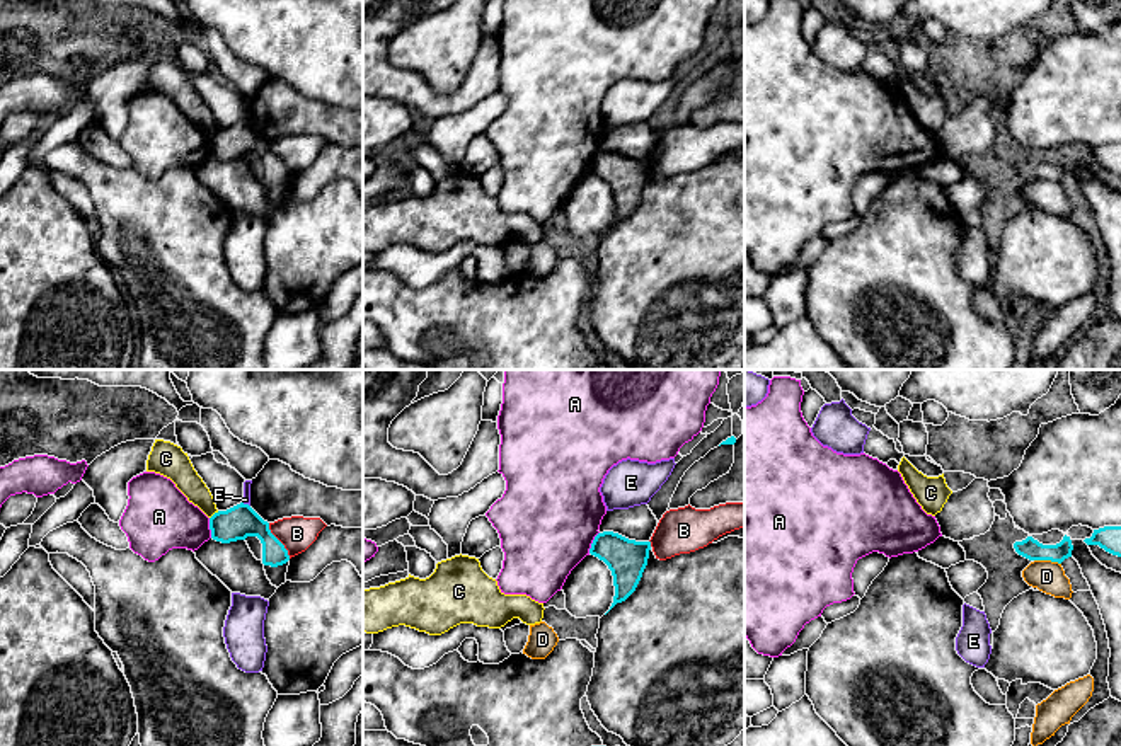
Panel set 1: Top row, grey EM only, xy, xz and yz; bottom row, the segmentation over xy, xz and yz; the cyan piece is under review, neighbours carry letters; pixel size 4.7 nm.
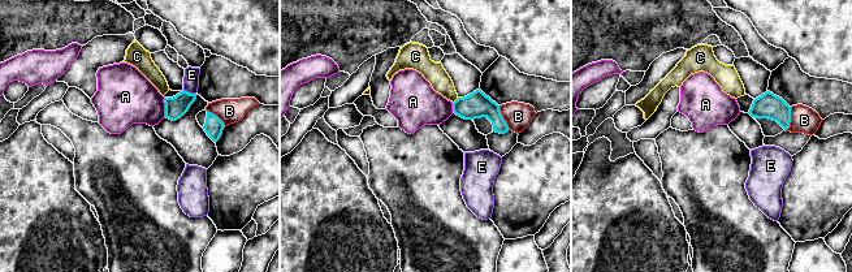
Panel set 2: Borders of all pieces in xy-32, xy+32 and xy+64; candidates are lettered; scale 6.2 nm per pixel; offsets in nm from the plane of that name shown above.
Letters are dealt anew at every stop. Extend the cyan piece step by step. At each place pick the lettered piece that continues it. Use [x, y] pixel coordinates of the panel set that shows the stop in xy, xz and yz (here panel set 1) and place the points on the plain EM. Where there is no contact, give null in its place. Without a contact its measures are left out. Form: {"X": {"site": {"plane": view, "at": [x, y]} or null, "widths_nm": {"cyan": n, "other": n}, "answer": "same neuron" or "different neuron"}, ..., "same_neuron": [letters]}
{"A": {"site": {"plane": "xz", "at": [593, 160]}, "widths_nm": {"cyan": 190, "other": 480}, "answer": "different neuron"}, "B": {"site": {"plane": "xy", "at": [278, 159]}, "widths_nm": {"cyan": 160, "other": 170}, "answer": "different neuron"}, "C": {"site": {"plane": "xy", "at": [213, 133]}, "widths_nm": {"cyan": 160, "other": 120}, "answer": "different neuron"}, "D": {"site": {"plane": "yz", "at": [1048, 177]}, "widths_nm": {"cyan": 100, "other": 150}, "answer": "different neuron"}, "E": {"site": {"plane": "xy", "at": [246, 123]}, "widths_nm": {"cyan": 160, "other": 50}, "answer": "different neuron"}, "same_neuron": []}

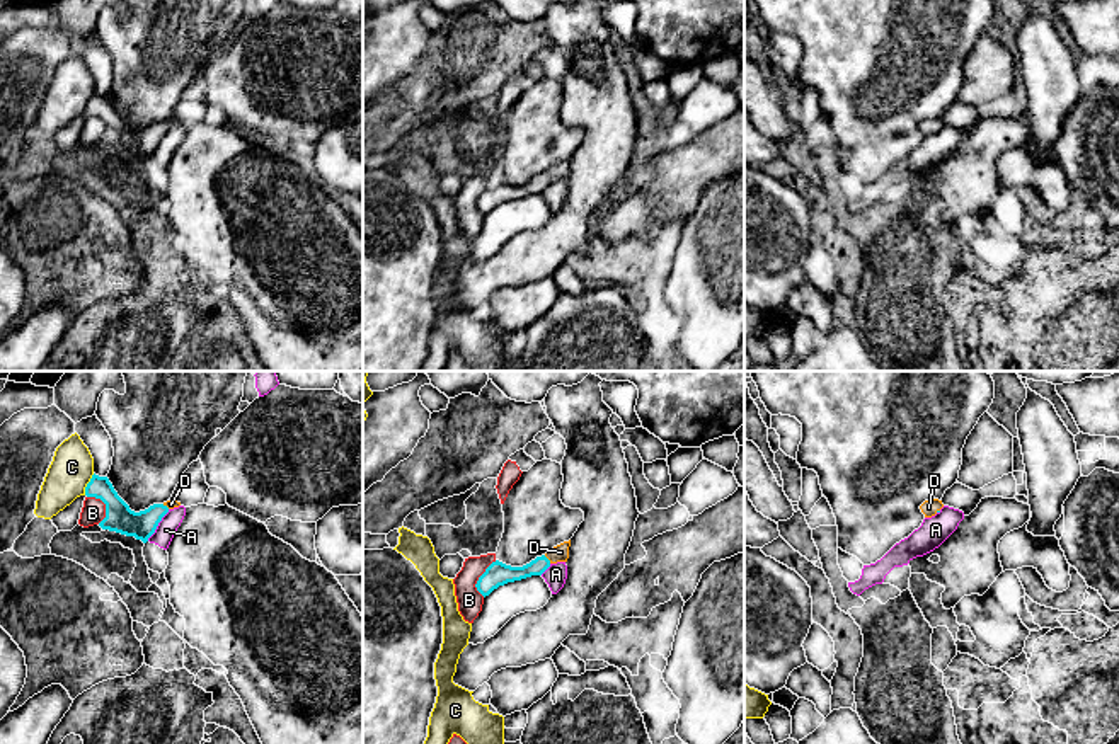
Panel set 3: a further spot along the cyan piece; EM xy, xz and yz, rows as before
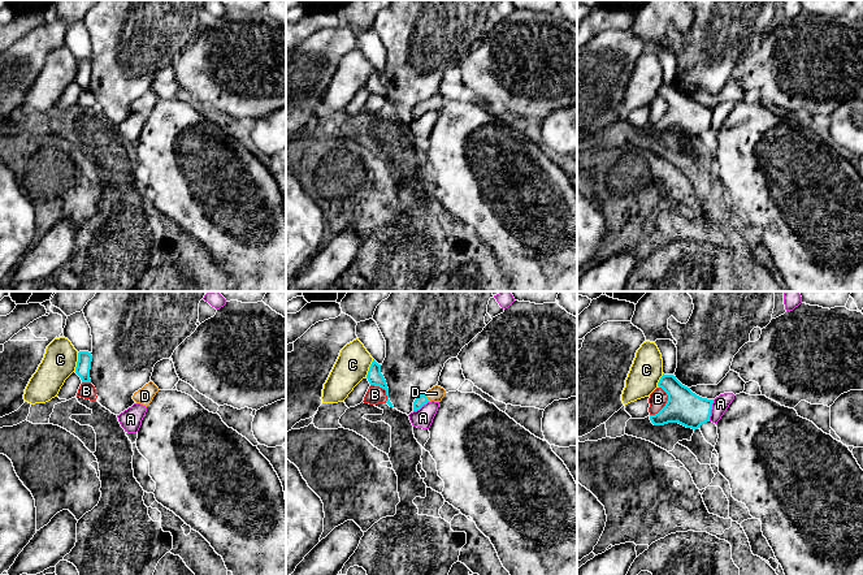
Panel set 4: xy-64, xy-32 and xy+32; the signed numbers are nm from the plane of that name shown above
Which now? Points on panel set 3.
{"A": {"site": {"plane": "xy", "at": [157, 143]}, "widths_nm": {"cyan": 140, "other": 90}, "answer": "different neuron"}, "B": {"site": {"plane": "xz", "at": [479, 196]}, "widths_nm": {"cyan": 110, "other": 120}, "answer": "different neuron"}, "C": {"site": {"plane": "xy", "at": [87, 103]}, "widths_nm": {"cyan": 140, "other": 200}, "answer": "different neuron"}, "D": {"site": {"plane": "xz", "at": [547, 177]}, "widths_nm": {"cyan": 110, "other": 80}, "answer": "same neuron"}, "same_neuron": ["D"]}

